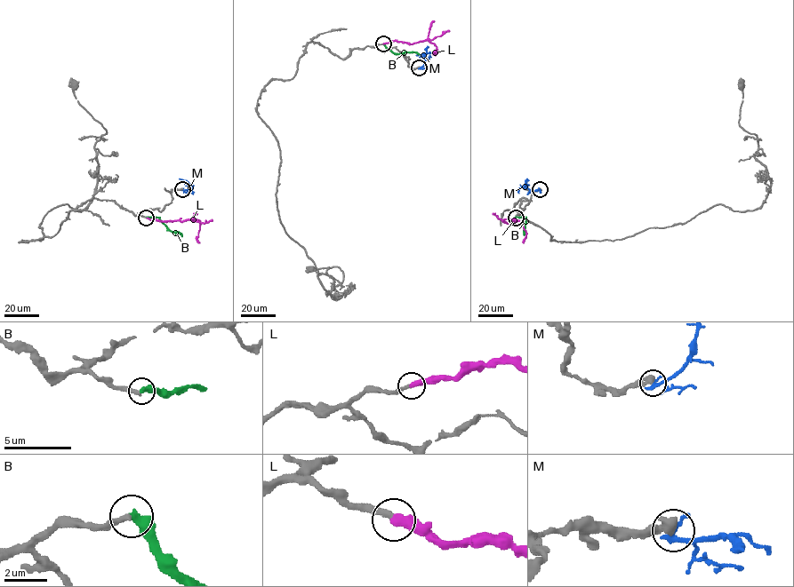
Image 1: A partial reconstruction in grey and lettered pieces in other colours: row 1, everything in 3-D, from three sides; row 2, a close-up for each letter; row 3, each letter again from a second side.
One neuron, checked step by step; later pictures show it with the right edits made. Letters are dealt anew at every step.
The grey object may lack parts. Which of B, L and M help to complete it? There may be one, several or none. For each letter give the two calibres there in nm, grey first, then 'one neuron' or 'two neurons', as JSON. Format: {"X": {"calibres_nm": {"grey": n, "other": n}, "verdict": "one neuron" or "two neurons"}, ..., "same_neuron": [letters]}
{"B": {"calibres_nm": {"grey": 280, "other": 440}, "verdict": "two neurons"}, "L": {"calibres_nm": {"grey": 240, "other": 480}, "verdict": "one neuron"}, "M": {"calibres_nm": {"grey": 500, "other": 280}, "verdict": "two neurons"}, "same_neuron": ["L"]}

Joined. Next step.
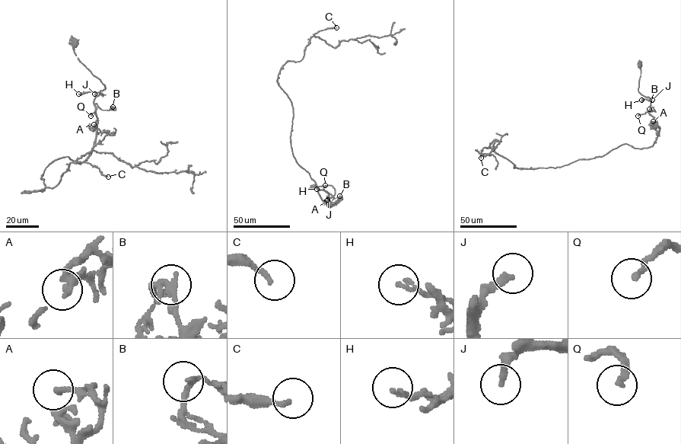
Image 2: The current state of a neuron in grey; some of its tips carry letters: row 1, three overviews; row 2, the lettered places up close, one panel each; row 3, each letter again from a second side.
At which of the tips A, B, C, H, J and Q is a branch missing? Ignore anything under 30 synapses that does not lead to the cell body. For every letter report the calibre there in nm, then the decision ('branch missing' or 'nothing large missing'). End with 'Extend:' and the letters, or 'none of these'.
A: 110 nm thick; nothing large missing
B: 150 nm thick; nothing large missing
C: 170 nm thick; branch missing
H: 150 nm thick; nothing large missing
J: 220 nm thick; branch missing
Q: 240 nm thick; branch missing
Extend: C, J, Q

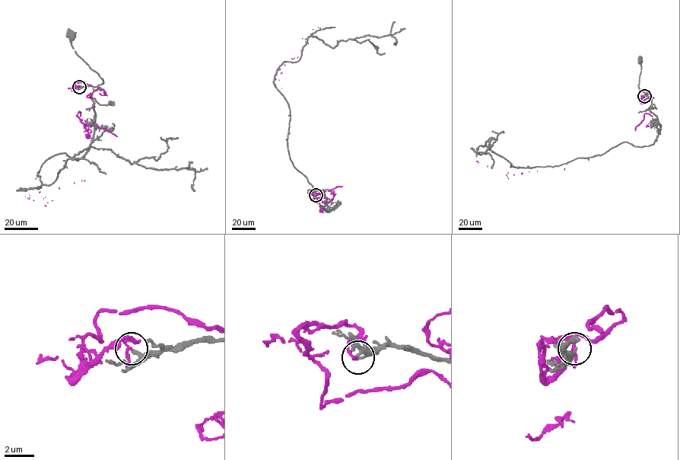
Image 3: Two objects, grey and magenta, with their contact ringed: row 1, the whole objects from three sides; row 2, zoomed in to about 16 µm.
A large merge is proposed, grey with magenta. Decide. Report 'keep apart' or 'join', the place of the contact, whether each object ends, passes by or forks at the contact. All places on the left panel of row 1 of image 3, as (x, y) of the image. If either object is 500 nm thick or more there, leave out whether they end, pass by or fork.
keep apart; place (79, 87); grey ends; magenta passes by

